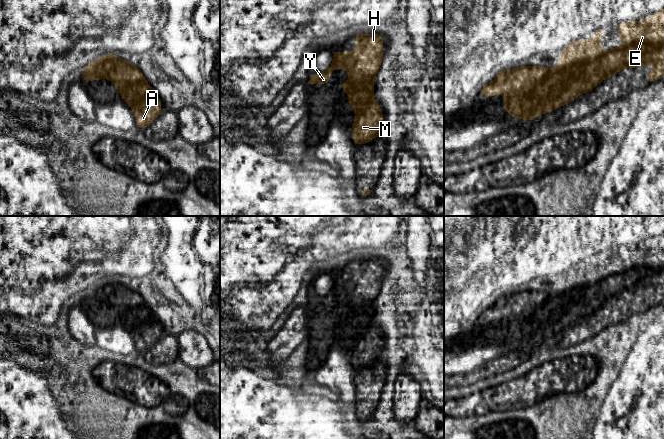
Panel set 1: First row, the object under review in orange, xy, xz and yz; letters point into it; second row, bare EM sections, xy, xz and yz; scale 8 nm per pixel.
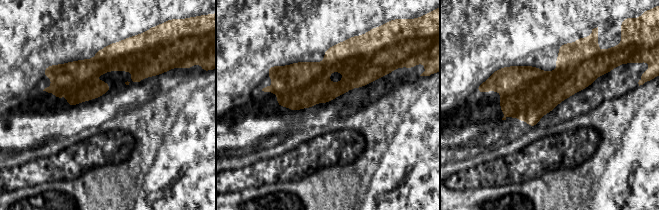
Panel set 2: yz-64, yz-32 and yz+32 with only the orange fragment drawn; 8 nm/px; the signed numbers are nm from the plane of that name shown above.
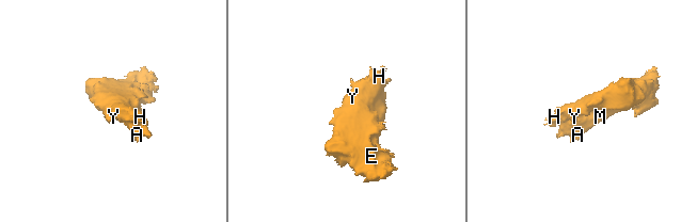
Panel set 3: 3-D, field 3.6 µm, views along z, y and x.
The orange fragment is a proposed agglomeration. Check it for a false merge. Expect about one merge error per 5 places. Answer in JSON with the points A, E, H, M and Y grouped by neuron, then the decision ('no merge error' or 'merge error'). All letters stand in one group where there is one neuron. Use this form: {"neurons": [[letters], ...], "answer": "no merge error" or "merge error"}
{"neurons": [["A"], ["E", "H", "M", "Y"]], "answer": "merge error"}

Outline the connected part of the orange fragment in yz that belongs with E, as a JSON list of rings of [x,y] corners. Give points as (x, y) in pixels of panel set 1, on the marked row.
[[[664,9],[655,12],[648,19],[638,21],[617,22],[617,35],[623,37],[625,42],[610,51],[602,51],[602,29],[596,32],[591,39],[580,39],[561,49],[561,57],[555,69],[542,66],[521,66],[516,69],[499,71],[494,80],[484,85],[477,93],[484,96],[497,94],[506,95],[504,110],[509,112],[515,119],[523,119],[524,104],[519,101],[521,95],[532,91],[538,86],[547,86],[552,92],[544,97],[547,104],[546,112],[551,112],[564,106],[580,94],[590,92],[601,81],[617,74],[627,67],[640,68],[651,64],[654,66],[653,73],[646,74],[645,83],[648,84],[664,76]]]

